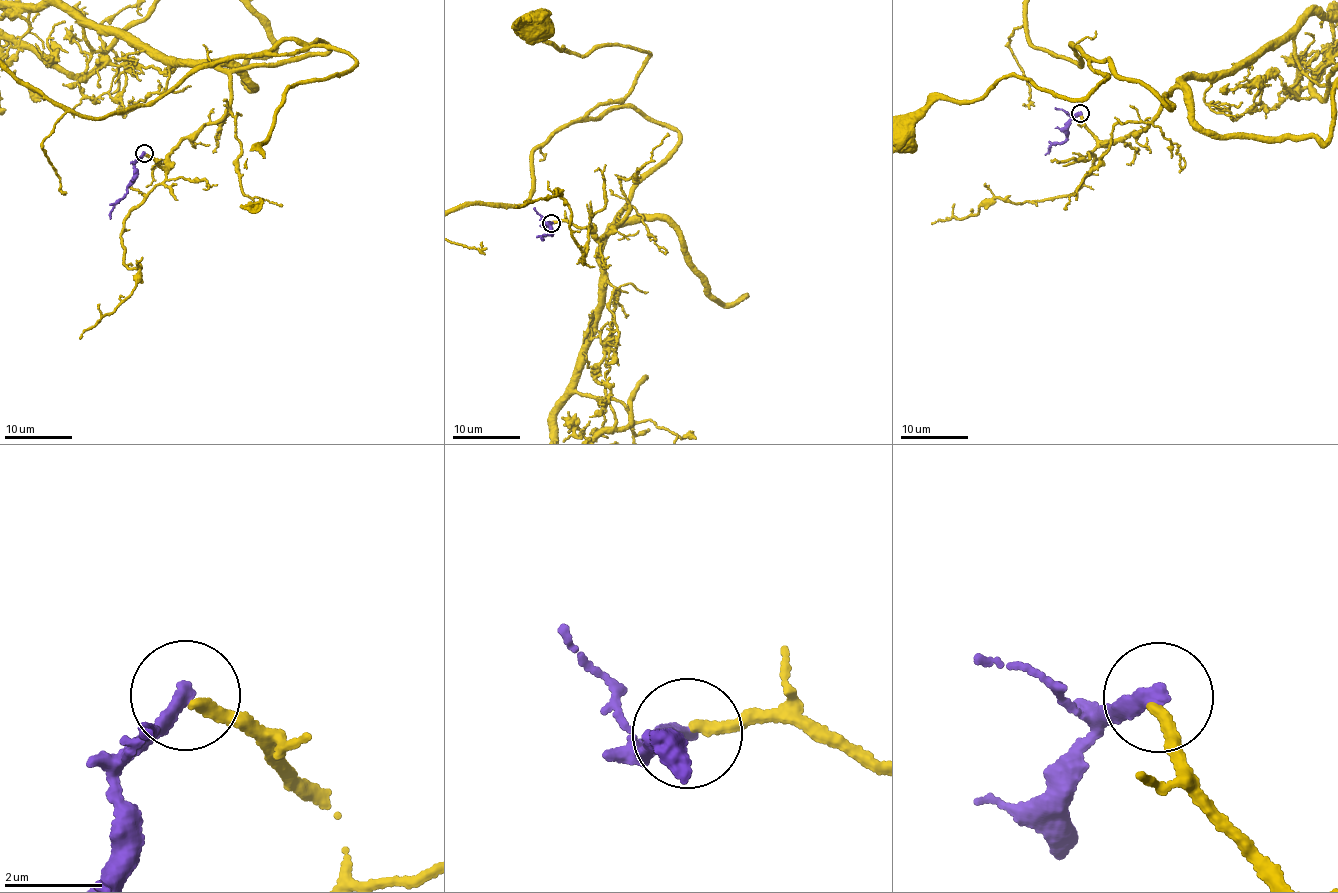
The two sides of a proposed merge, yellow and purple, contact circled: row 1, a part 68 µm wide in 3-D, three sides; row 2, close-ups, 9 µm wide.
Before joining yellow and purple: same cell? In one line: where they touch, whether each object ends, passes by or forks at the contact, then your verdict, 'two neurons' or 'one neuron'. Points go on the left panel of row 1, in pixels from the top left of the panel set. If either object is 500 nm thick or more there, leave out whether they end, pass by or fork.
(144, 153) | yellow ends | purple ends | two neurons

